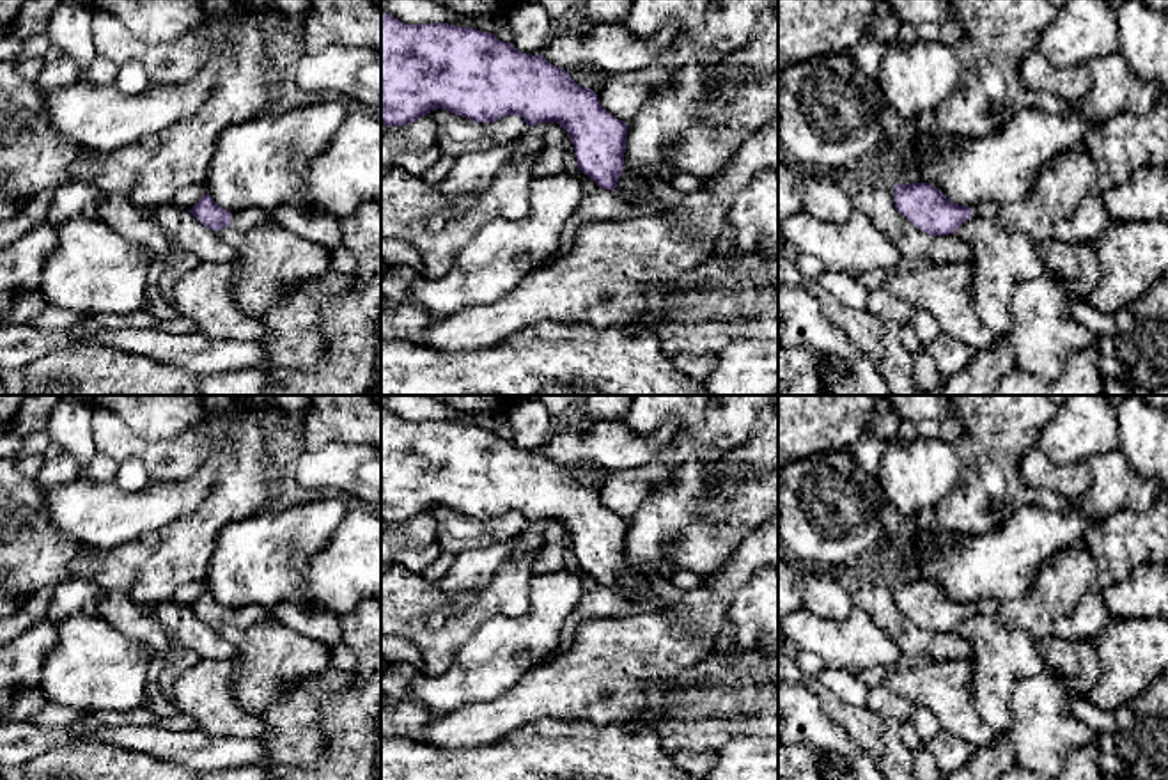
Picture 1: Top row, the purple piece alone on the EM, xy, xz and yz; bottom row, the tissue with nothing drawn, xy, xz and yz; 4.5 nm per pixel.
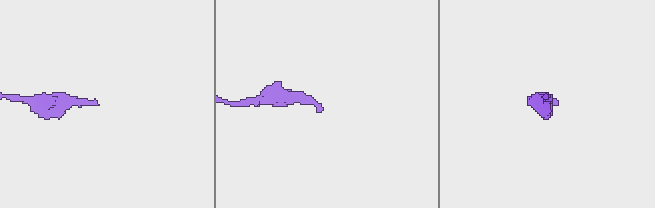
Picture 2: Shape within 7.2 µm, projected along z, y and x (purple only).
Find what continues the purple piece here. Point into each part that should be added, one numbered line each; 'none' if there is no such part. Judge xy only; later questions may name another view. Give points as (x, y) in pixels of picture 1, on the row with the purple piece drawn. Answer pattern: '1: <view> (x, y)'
1: xy (245, 220)

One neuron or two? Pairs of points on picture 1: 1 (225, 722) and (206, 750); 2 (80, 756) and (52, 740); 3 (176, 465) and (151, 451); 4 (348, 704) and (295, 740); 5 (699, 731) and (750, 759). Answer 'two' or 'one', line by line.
1: two
2: two
3: one
4: two
5: two

